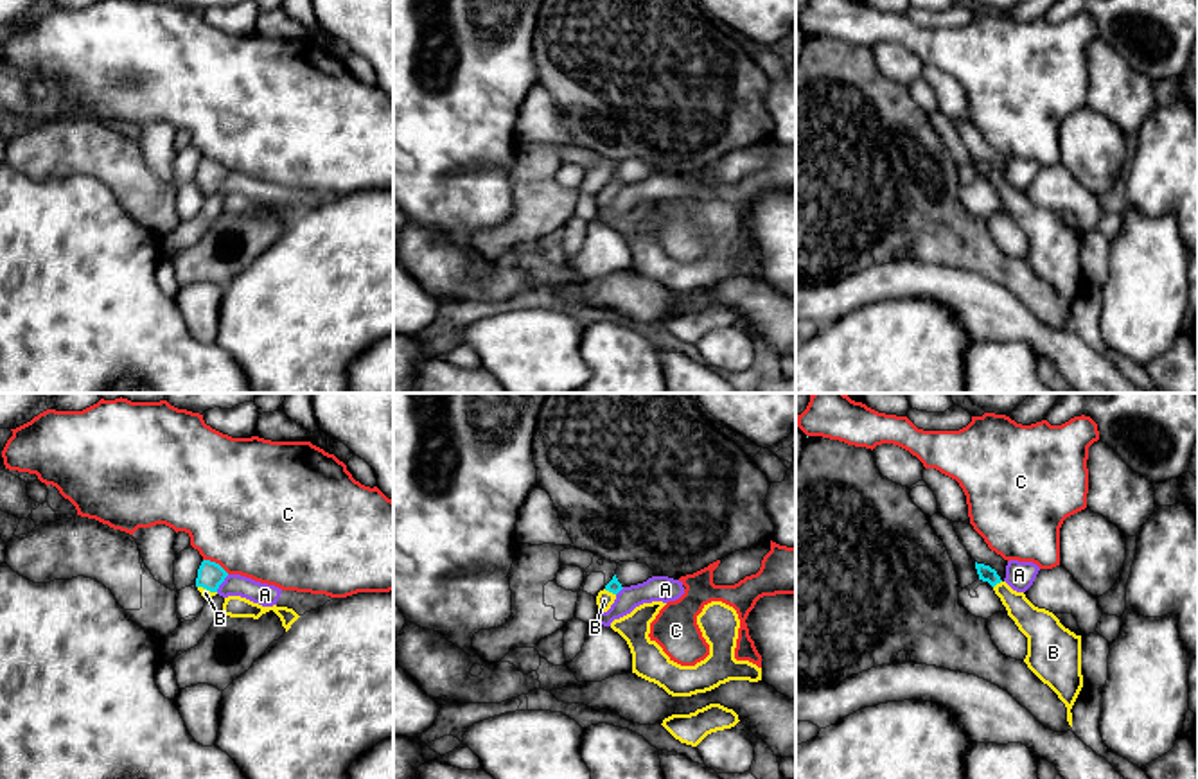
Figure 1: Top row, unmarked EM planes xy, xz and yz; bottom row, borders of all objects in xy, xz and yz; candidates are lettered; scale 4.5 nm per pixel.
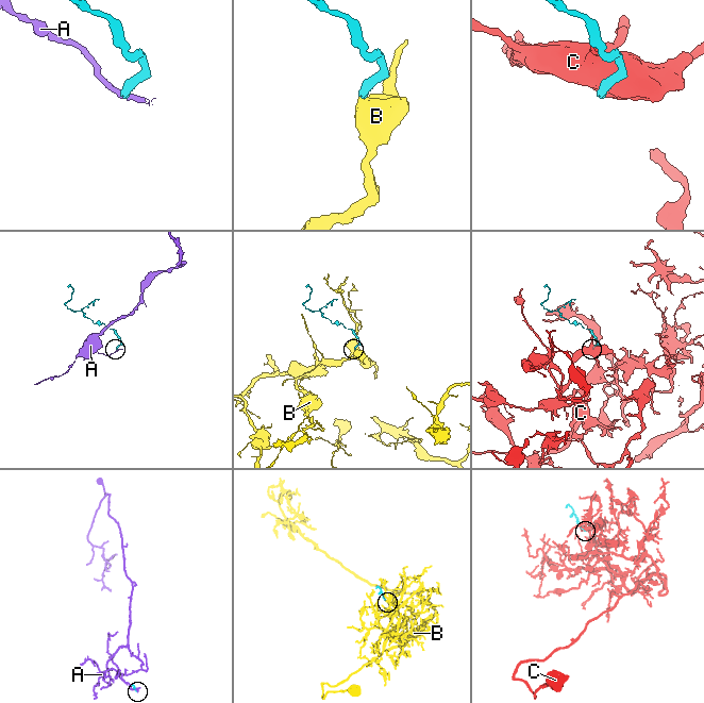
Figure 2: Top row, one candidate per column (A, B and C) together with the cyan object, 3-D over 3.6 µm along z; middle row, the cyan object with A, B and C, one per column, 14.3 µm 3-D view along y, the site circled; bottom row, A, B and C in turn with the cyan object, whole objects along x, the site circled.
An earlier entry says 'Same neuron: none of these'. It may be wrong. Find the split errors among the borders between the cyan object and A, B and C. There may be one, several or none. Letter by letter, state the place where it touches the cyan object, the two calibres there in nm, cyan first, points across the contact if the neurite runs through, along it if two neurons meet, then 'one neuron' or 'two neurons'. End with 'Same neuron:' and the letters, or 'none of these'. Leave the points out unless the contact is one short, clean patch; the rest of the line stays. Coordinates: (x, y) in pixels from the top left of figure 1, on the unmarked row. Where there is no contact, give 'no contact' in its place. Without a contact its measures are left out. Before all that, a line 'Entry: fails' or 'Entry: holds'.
Entry: fails
A: contact xy (221, 180); calibres 120 and 100 nm; border xy (229, 173), (216, 189); two neurons
B: contact xz (609, 189); calibres 60 and 80 nm; way xz (613, 183), (609, 189), (604, 198); one neuron
C: contact xy (214, 160); calibres 120 and 500 nm; two neurons
Same neuron: B

